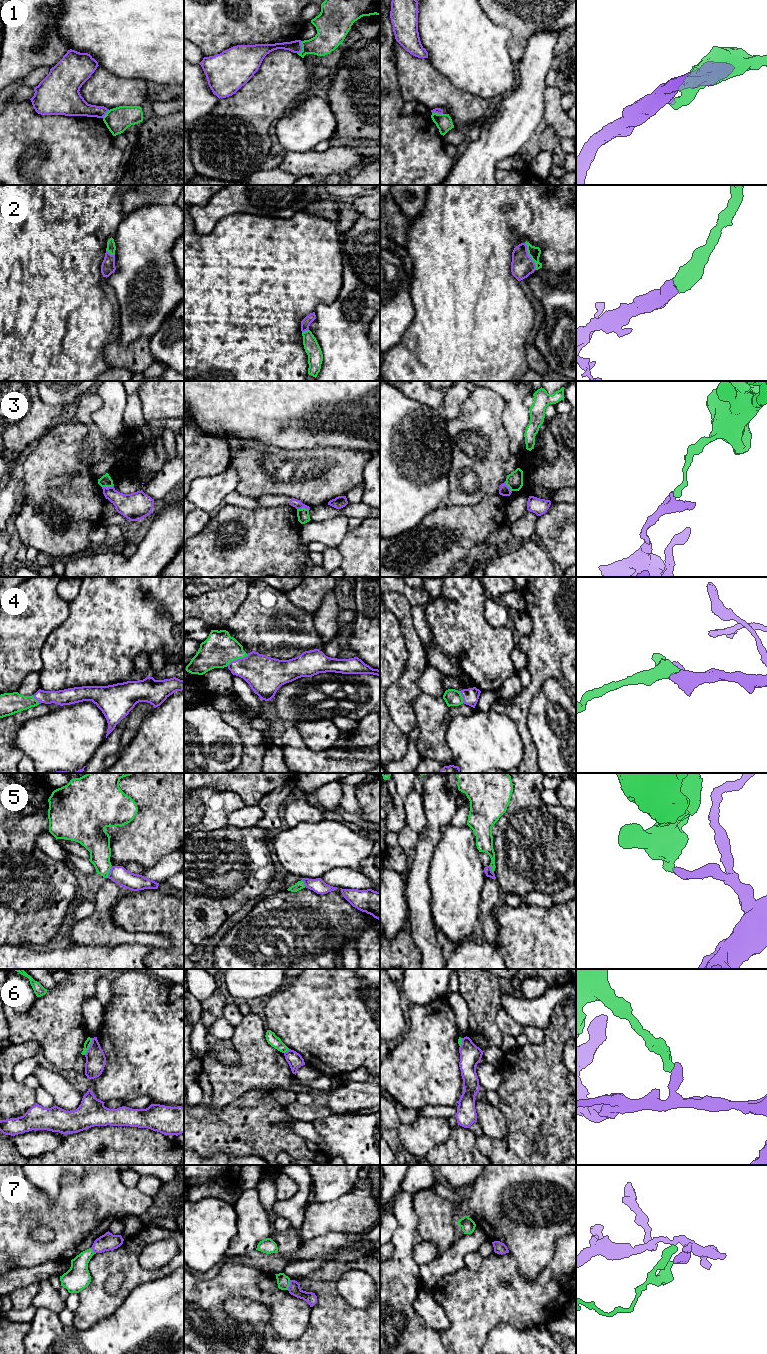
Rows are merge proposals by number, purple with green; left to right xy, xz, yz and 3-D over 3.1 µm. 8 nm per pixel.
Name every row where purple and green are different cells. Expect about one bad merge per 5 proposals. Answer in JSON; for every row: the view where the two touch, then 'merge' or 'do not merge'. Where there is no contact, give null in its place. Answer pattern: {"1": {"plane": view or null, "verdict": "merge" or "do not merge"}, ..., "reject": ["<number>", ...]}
{"1": {"plane": "xz", "verdict": "do not merge"}, "2": {"plane": "yz", "verdict": "merge"}, "3": {"plane": "xy", "verdict": "do not merge"}, "4": {"plane": "xz", "verdict": "merge"}, "5": {"plane": "xy", "verdict": "do not merge"}, "6": {"plane": "xy", "verdict": "do not merge"}, "7": {"plane": "xz", "verdict": "do not merge"}, "reject": ["1", "3", "5", "6", "7"]}

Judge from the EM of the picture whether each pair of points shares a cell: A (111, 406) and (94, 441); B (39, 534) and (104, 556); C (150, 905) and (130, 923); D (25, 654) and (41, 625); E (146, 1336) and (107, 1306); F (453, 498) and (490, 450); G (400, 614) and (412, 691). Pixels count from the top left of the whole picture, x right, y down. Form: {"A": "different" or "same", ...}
{"A": "different", "B": "different", "C": "same", "D": "same", "E": "different", "F": "same", "G": "same"}

